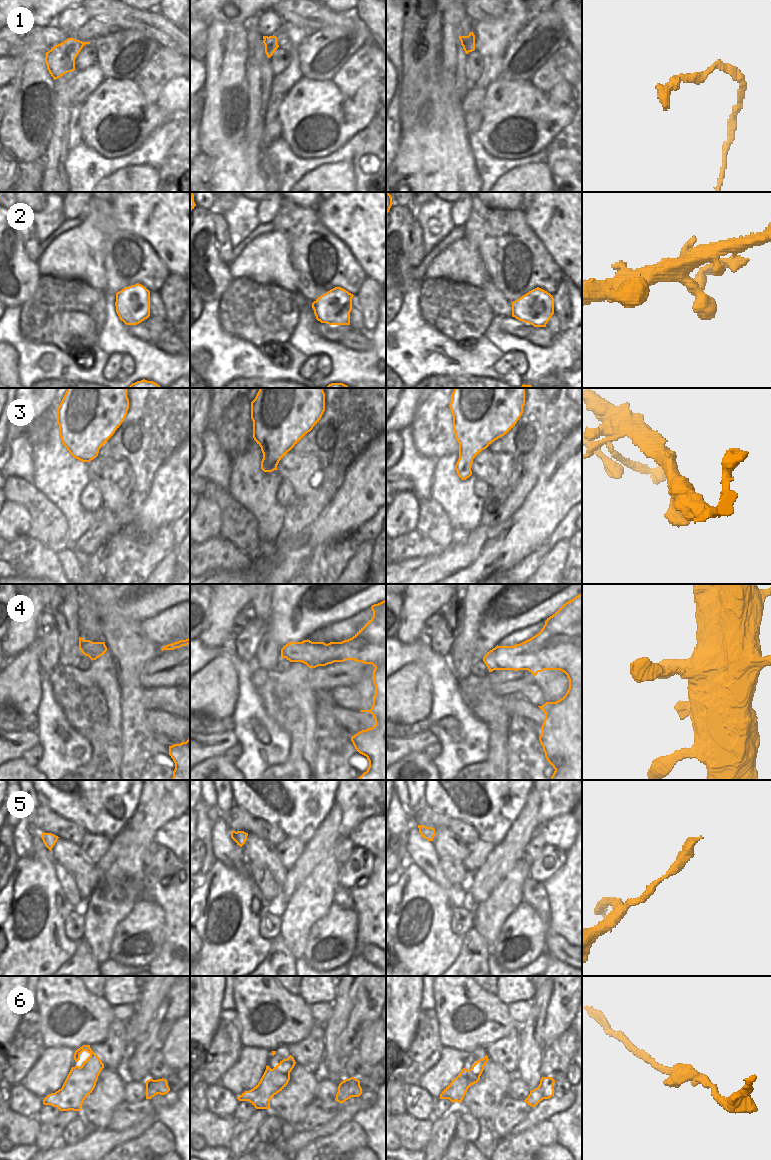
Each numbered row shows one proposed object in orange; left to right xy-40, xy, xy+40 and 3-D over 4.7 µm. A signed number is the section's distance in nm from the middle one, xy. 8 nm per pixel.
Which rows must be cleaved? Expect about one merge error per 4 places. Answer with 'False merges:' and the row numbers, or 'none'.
False merges: none

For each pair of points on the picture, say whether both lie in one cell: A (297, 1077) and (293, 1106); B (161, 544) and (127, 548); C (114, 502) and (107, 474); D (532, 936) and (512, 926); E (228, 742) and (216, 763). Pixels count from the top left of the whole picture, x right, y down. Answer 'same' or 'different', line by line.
A: same
B: same
C: same
D: same
E: different

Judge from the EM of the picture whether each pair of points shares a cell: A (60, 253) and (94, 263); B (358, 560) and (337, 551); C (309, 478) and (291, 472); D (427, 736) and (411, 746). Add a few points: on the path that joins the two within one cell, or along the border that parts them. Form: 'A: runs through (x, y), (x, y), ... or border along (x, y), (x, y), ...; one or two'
A: runs through (68, 255), (80, 255), (86, 261); one
B: border along (361, 542), (353, 557), (340, 573); two
C: runs through (305, 474), (303, 472), (295, 472); one
D: runs through (423, 740), (415, 744); one

